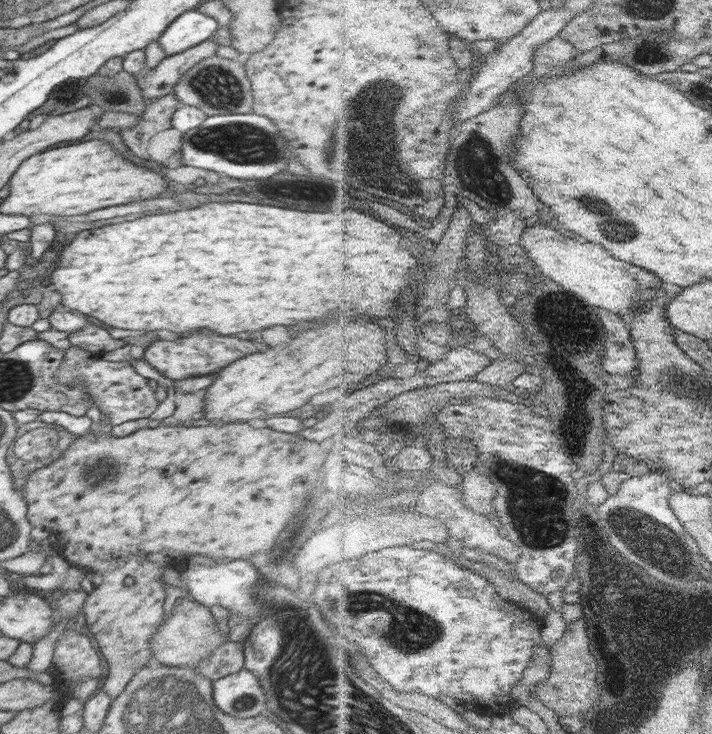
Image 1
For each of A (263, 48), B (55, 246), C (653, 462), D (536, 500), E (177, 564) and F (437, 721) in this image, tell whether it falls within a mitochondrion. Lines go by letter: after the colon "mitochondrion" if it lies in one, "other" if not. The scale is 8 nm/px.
A: other
B: other
C: other
D: mitochondrion
E: other
F: other

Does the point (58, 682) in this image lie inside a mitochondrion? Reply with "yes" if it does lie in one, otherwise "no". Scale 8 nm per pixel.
no

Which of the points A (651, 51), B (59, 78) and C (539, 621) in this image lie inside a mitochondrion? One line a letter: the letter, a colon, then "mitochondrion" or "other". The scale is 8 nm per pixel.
A: mitochondrion
B: other
C: other

